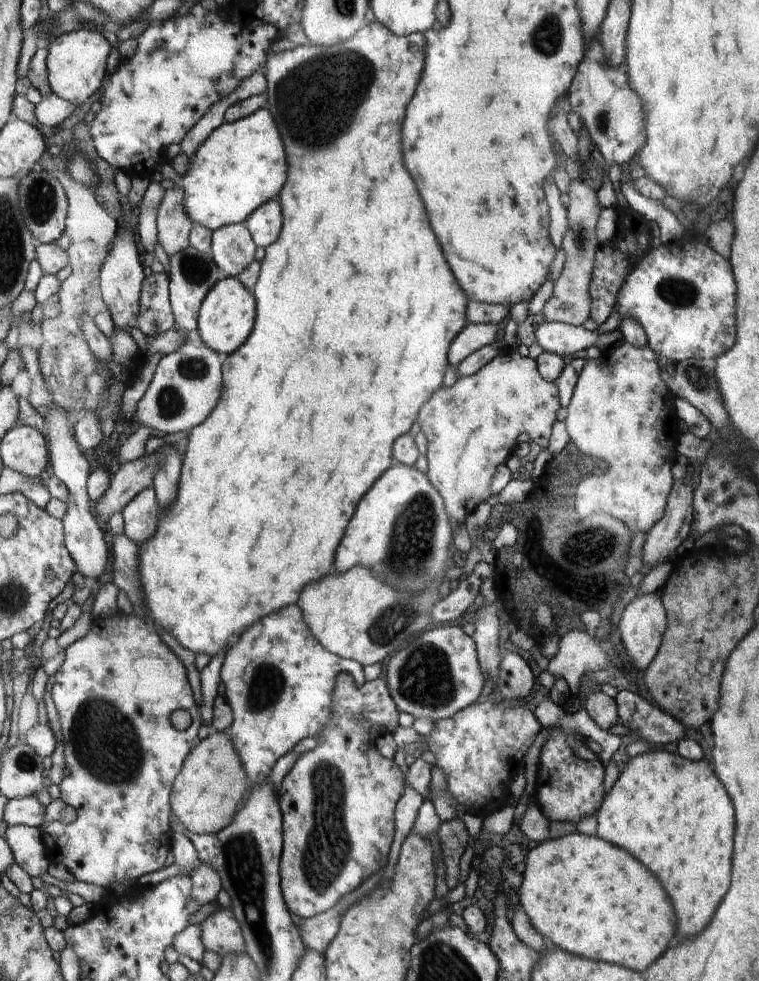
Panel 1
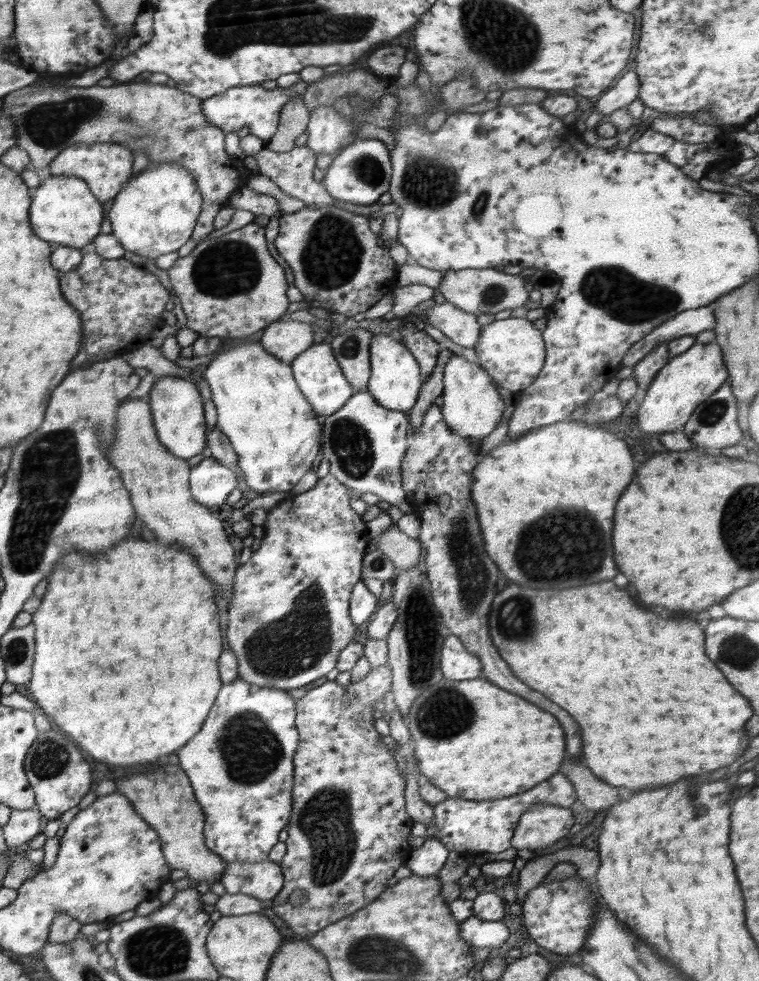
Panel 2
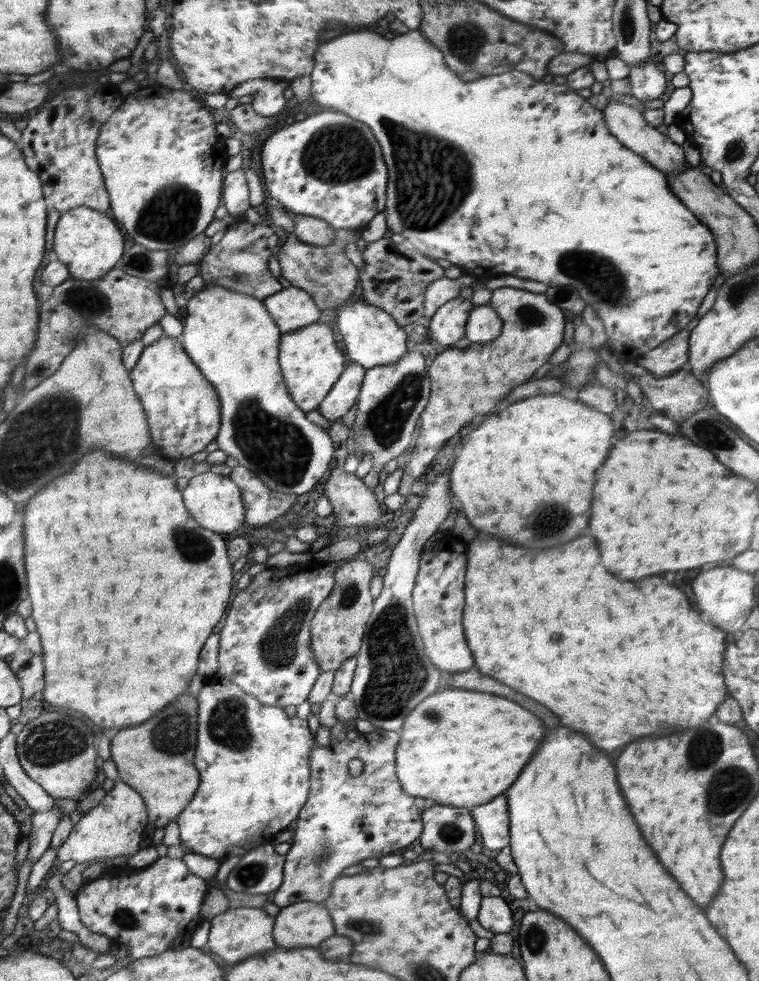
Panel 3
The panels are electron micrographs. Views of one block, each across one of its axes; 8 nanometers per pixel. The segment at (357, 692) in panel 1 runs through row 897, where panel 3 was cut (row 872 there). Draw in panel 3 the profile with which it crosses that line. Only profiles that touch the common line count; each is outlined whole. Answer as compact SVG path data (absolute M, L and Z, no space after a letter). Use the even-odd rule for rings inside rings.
M380 728L360 734L354 740L346 738L342 741L330 741L326 747L318 745L314 738L308 764L310 794L294 824L294 843L285 854L283 881L272 898L276 906L284 908L296 902L323 903L330 896L332 882L342 877L348 866L360 864L366 858L380 859L382 856L388 856L394 850L406 848L422 834L422 813L436 802L406 794L402 790L395 767L398 742L400 731L390 732ZM353 758L358 758L364 763L359 776L351 776L348 772L348 763Z

